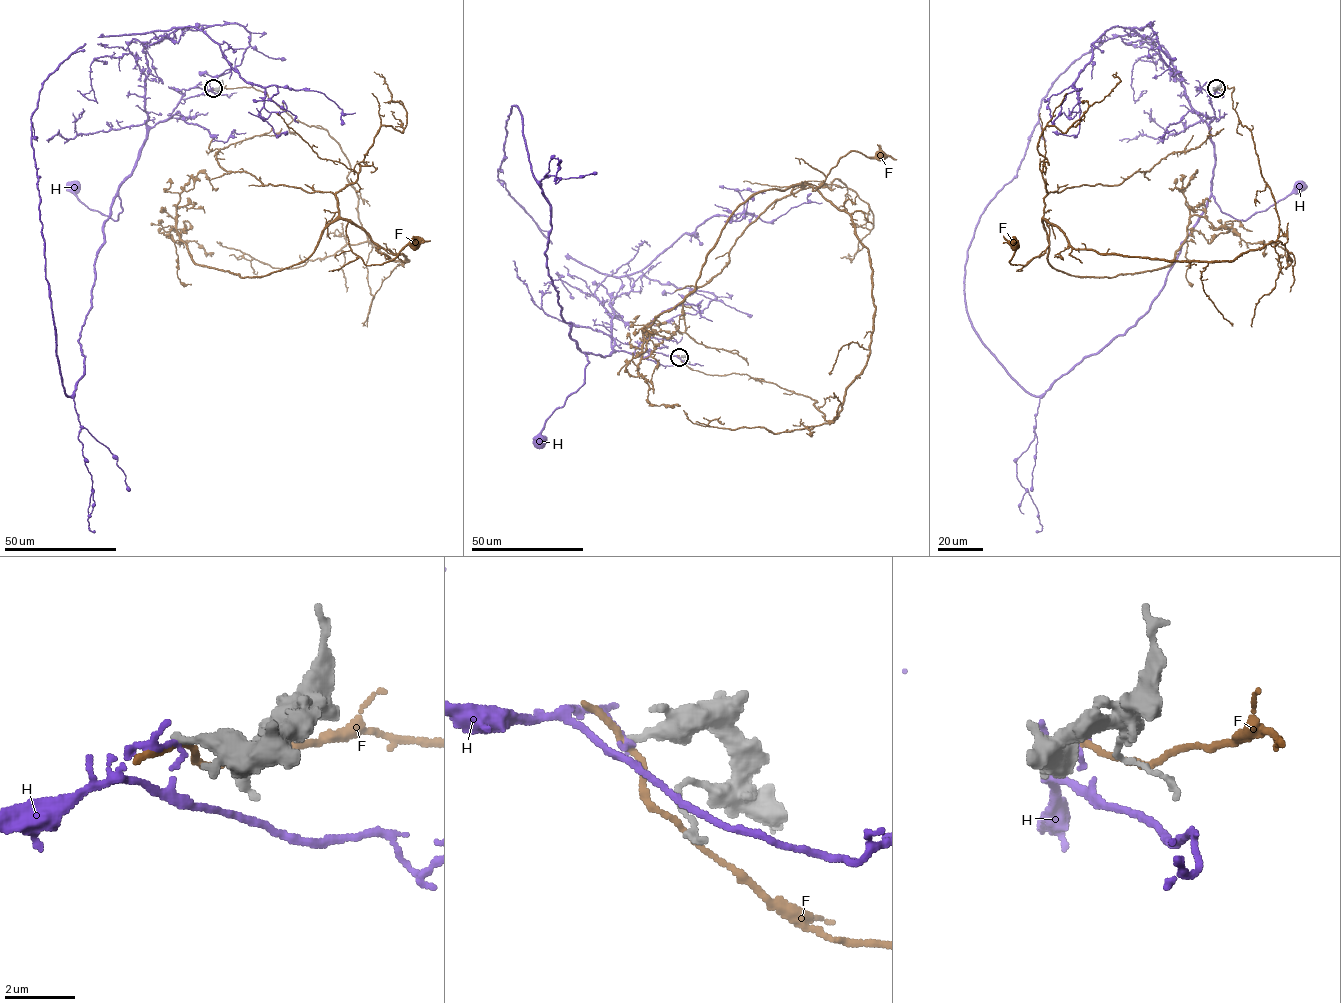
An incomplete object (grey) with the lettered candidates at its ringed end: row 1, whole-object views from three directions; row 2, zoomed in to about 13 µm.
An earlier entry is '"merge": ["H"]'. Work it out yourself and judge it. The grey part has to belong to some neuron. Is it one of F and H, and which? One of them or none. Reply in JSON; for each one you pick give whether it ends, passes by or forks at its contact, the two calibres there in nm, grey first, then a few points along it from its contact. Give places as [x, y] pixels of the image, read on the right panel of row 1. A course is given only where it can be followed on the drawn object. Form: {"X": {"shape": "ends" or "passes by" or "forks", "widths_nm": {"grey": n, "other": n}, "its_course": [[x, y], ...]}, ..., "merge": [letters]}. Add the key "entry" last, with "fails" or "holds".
{"merge": [], "entry": "fails"}

